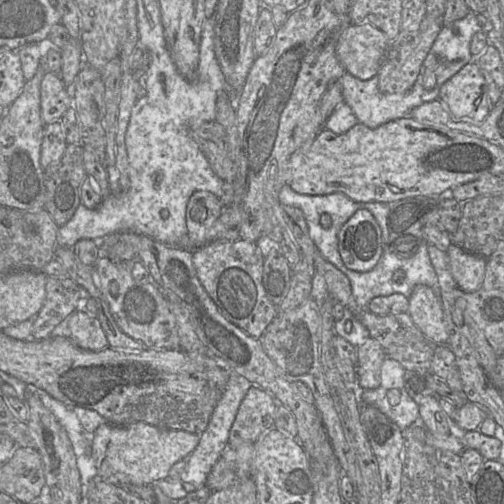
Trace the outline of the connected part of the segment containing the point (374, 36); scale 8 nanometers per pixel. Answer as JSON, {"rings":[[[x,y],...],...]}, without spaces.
{"rings":[[[351,24],[337,41],[336,56],[345,71],[368,80],[378,74],[389,44],[386,35],[372,24]]]}

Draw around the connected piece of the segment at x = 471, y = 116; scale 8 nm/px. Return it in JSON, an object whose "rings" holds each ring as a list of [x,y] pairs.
{"rings":[[[474,61],[440,87],[437,99],[453,117],[469,123],[481,123],[493,107],[486,81]]]}

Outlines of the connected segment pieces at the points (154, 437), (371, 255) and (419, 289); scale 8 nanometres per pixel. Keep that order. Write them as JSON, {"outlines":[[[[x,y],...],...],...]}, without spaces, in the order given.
{"outlines":[[[[145,422],[123,426],[104,423],[90,436],[89,454],[101,479],[123,474],[135,485],[152,485],[167,478],[171,467],[187,458],[198,443],[199,435],[195,433],[160,429]]],[[[367,209],[357,210],[343,224],[338,251],[350,270],[368,272],[378,264],[383,252],[381,229]]],[[[416,285],[408,297],[414,324],[434,344],[447,344],[448,332],[440,297],[426,285]]]]}

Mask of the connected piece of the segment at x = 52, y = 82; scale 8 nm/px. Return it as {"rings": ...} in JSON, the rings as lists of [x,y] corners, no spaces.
{"rings":[[[46,72],[40,85],[41,116],[45,125],[60,120],[73,99],[59,74]]]}

